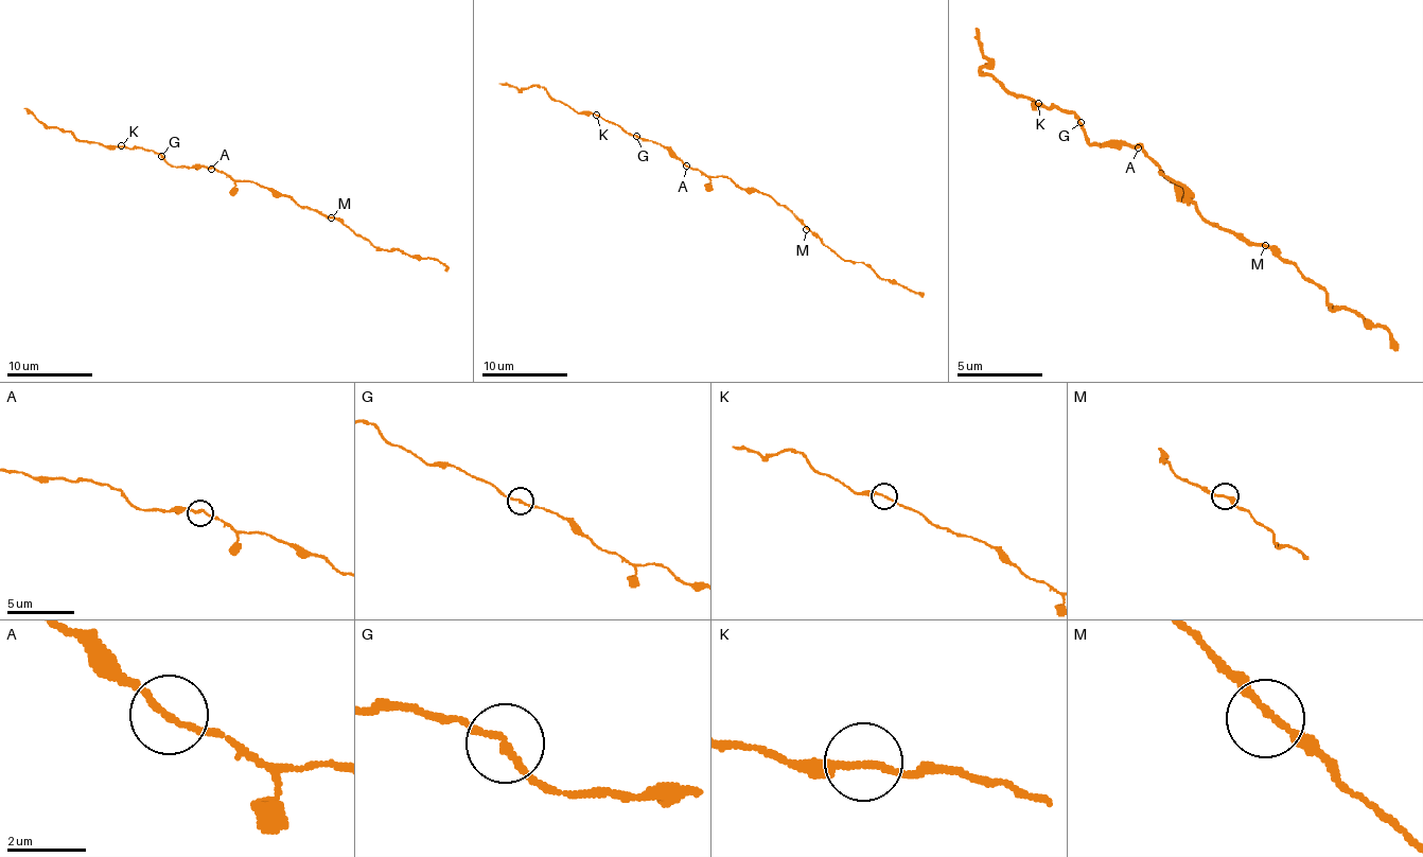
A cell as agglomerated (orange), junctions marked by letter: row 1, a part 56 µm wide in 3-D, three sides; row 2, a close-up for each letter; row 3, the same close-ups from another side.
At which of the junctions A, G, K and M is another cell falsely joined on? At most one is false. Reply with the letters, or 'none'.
none

